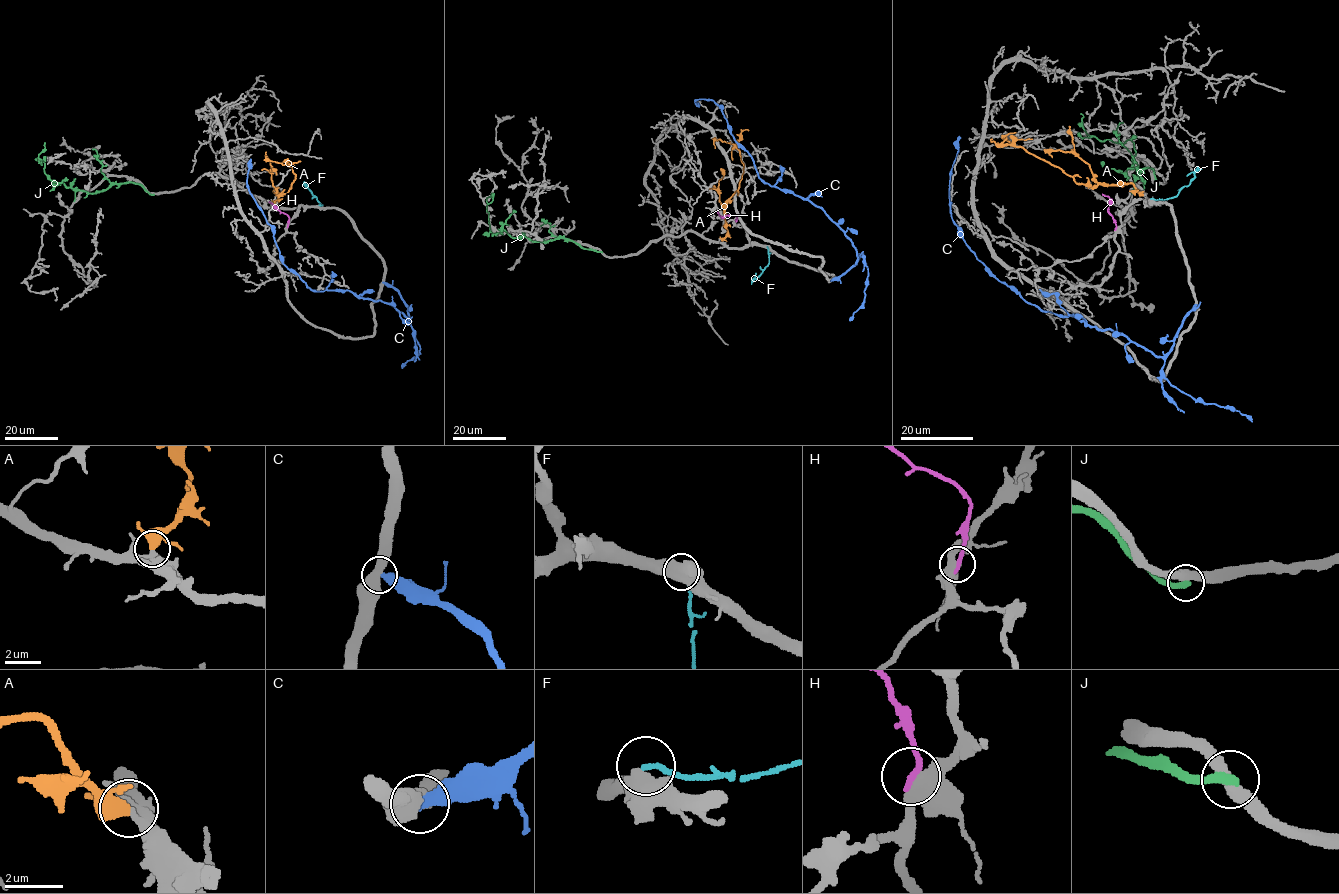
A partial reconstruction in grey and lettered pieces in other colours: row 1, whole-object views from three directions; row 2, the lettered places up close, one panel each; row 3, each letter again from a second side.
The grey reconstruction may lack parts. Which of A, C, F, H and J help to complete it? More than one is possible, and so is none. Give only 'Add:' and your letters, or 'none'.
Add: none

